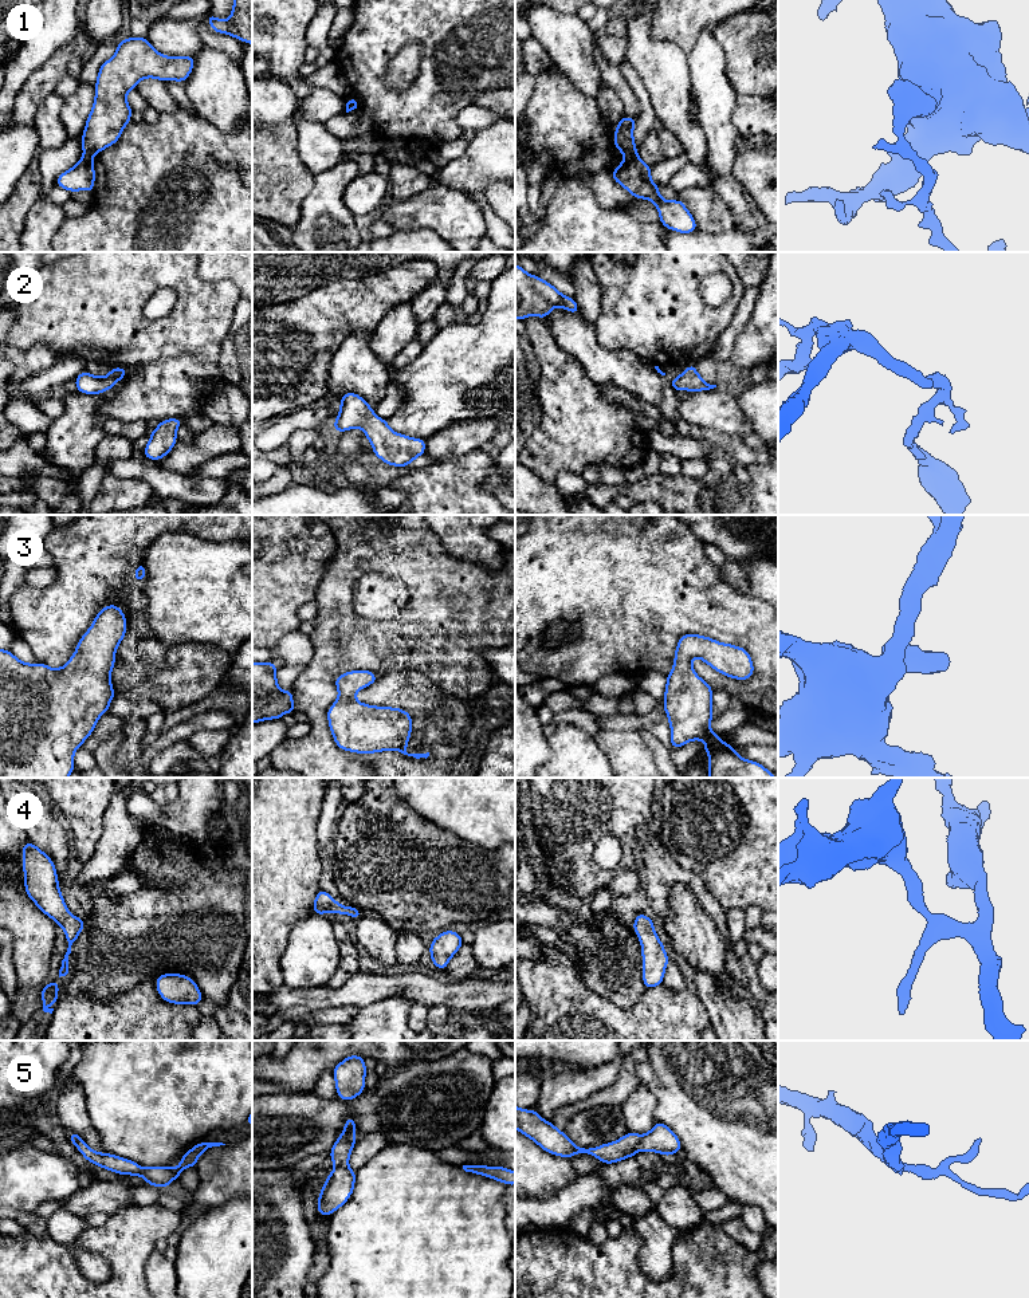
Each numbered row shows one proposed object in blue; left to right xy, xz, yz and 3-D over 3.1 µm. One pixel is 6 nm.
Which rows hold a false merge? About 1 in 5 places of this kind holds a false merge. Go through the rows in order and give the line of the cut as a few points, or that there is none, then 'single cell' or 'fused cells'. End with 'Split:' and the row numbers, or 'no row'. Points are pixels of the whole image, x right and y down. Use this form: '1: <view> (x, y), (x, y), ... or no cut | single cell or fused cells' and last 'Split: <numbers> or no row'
1: yz (635, 152), (625, 156) | fused cells
2: no cut | single cell
3: no cut | single cell
4: no cut | single cell
5: no cut | single cell
Split: 1

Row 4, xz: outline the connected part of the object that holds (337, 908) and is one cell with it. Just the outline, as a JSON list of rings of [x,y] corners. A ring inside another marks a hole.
[[[321,889],[315,896],[313,910],[315,914],[325,914],[327,912],[334,912],[338,914],[349,914],[353,919],[362,917],[362,913],[360,912],[360,909],[354,906],[343,906],[338,904],[329,893]]]

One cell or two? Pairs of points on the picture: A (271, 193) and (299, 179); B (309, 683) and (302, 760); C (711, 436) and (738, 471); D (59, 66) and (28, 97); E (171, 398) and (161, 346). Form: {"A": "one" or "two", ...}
{"A": "one", "B": "one", "C": "two", "D": "one", "E": "two"}

